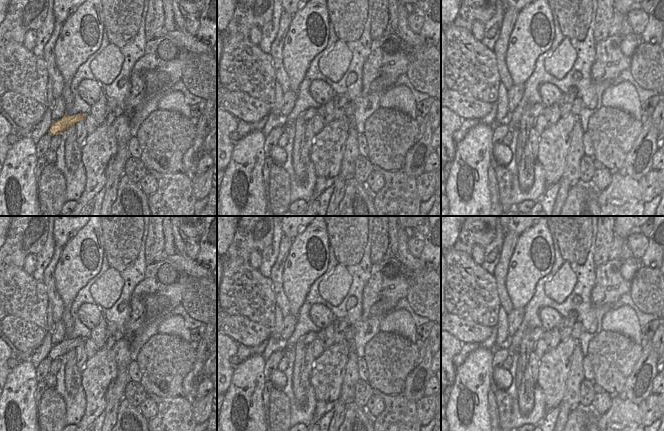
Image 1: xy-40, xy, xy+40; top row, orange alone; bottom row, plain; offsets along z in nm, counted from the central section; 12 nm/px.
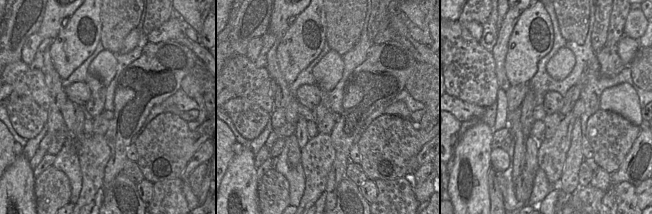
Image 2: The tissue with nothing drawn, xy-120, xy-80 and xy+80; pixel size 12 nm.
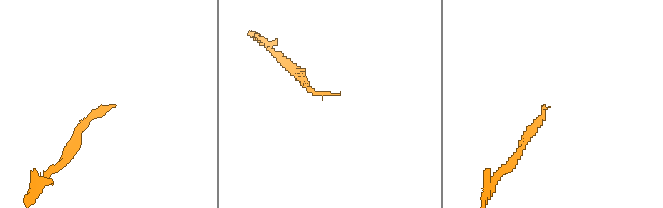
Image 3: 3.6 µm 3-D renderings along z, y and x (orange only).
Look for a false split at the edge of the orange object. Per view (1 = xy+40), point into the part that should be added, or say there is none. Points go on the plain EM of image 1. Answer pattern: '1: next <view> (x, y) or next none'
1: next none

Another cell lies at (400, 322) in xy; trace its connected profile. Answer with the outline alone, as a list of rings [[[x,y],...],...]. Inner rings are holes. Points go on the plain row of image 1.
[[[394,310],[385,315],[380,322],[380,331],[395,333],[414,343],[417,327],[411,314],[406,310]]]

